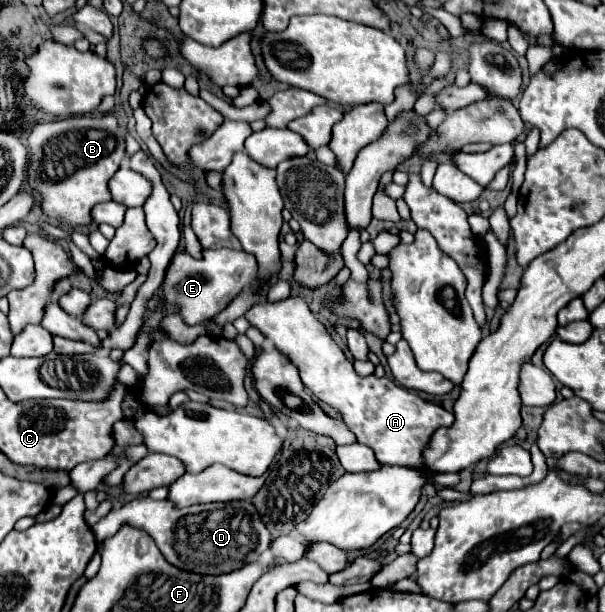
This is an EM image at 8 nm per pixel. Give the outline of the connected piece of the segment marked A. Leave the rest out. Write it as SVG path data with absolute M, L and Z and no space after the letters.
M296 296L282 302L256 302L246 314L246 320L256 326L274 346L288 354L300 370L304 386L324 404L332 406L346 426L354 432L356 440L374 450L380 464L416 466L420 462L422 448L428 444L432 432L440 426L450 426L454 414L442 406L420 398L416 392L398 386L390 378L360 376L352 368L352 362L344 356L342 348L330 336L326 326L314 318L308 304Z

